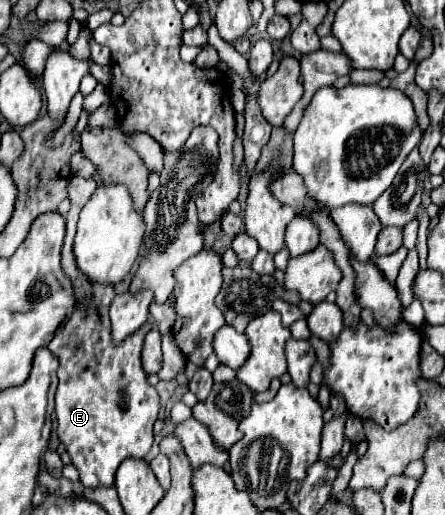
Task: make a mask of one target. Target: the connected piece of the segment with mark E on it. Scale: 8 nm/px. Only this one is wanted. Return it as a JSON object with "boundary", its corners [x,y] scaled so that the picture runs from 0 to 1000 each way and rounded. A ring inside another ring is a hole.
{"boundary":[[[243,553],[207,557],[211,577],[202,592],[189,604],[171,600],[162,608],[162,616],[108,666],[108,678],[135,701],[126,720],[130,849],[148,864],[162,903],[175,911],[184,942],[252,946],[261,911],[279,891],[319,891],[337,876],[346,856],[342,825],[355,814],[360,771],[333,744],[333,728],[315,705],[319,662],[342,639],[337,627],[292,650],[274,670],[256,674],[247,658],[243,596],[258,565]]]}

